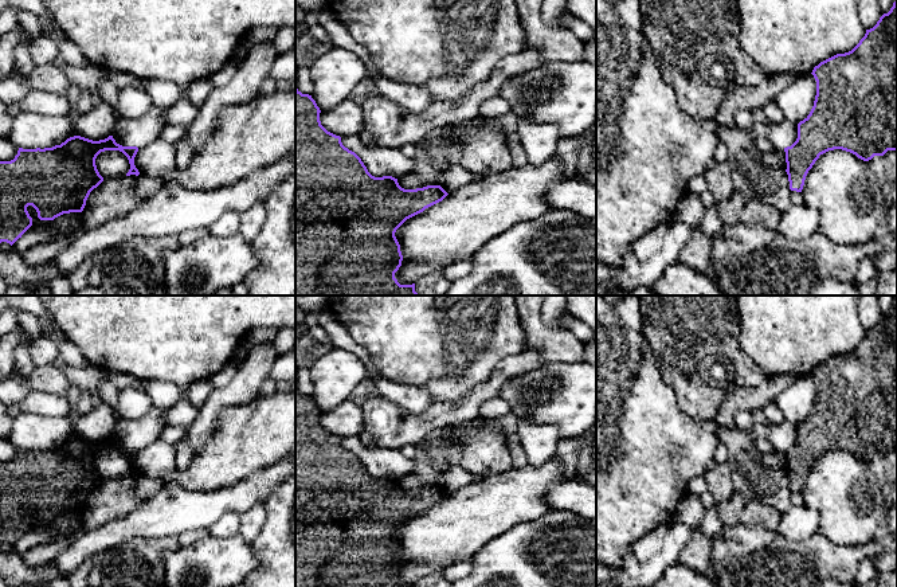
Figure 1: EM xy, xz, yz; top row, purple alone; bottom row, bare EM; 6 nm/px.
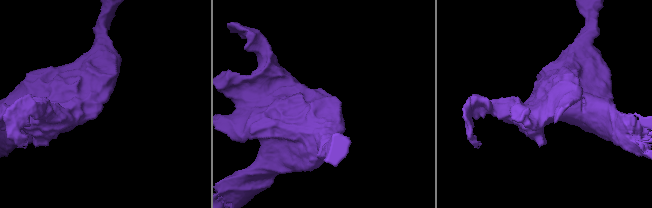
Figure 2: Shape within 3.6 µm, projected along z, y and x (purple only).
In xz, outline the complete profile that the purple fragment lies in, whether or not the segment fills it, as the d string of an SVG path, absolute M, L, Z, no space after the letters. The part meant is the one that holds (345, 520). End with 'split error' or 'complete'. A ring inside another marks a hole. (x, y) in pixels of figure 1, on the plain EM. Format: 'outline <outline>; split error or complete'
outline M295 368L295 587L415 587L412 586L400 586L397 580L395 579L395 574L399 571L402 567L403 556L400 552L400 545L395 537L396 531L410 518L423 513L426 509L442 502L448 494L440 488L440 486L427 486L423 489L416 489L416 490L404 490L399 486L397 480L392 477L383 477L383 478L375 478L372 477L361 459L348 449L345 449L341 443L341 438L336 437L330 433L328 433L320 422L320 408L317 407L316 402L312 399L309 395L302 395L297 390L297 368Z; complete

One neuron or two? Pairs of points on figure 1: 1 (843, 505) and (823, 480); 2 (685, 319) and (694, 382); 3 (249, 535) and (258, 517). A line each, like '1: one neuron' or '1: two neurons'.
1: one neuron
2: one neuron
3: one neuron

